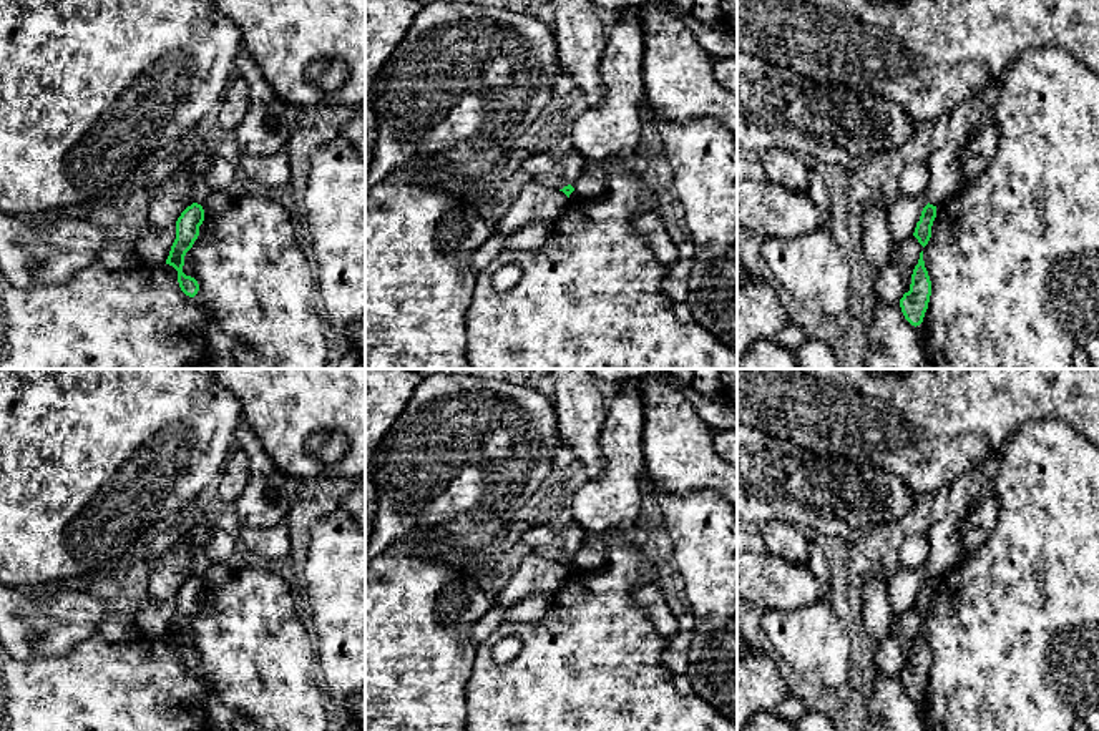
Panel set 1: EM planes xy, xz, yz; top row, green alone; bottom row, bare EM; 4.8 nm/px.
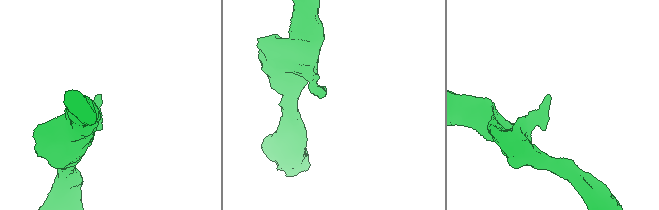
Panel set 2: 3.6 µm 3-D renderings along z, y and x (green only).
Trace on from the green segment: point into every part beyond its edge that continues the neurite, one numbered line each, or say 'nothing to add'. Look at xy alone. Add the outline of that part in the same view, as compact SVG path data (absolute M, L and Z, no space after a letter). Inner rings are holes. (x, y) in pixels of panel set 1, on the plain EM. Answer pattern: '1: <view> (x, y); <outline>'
nothing to add

